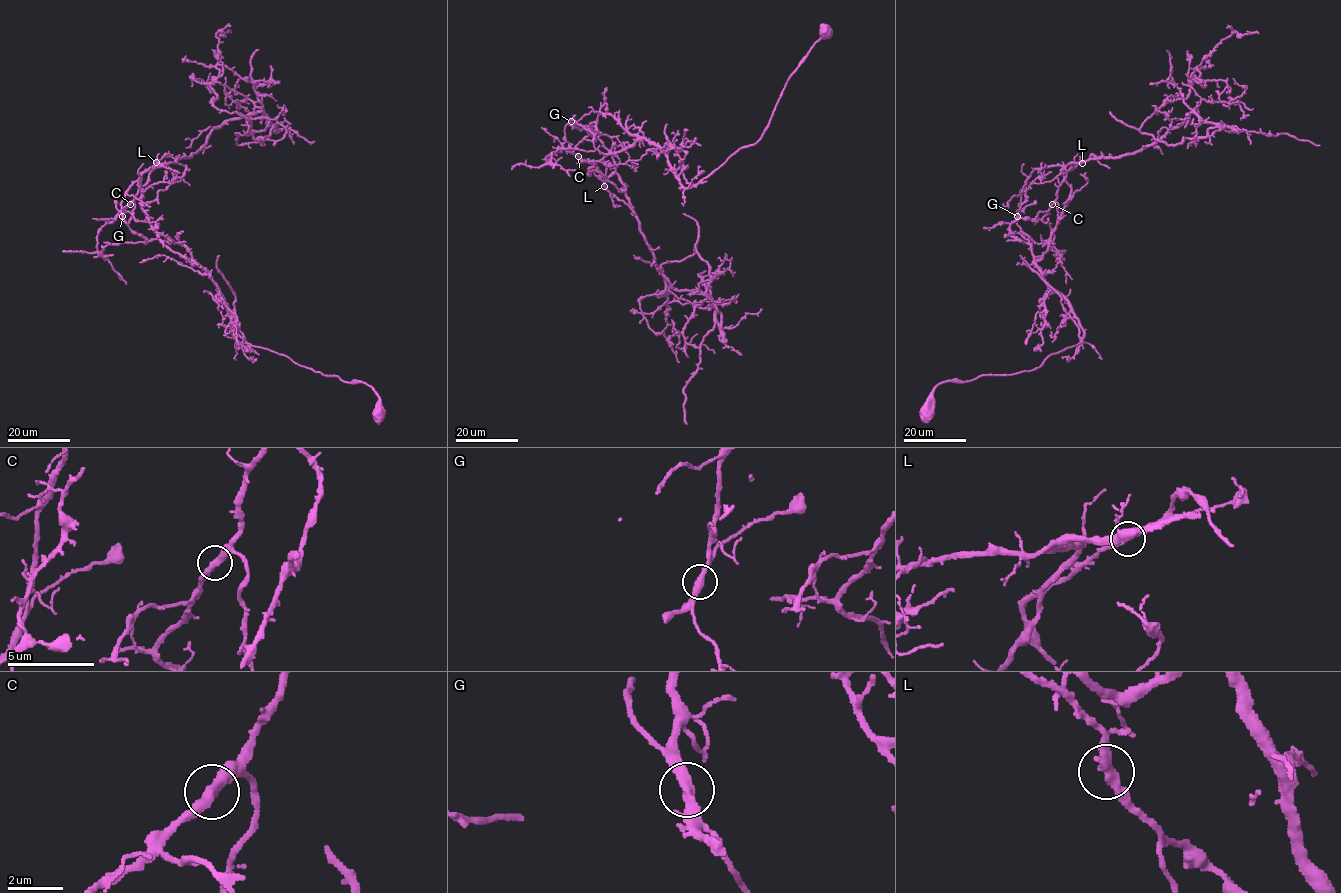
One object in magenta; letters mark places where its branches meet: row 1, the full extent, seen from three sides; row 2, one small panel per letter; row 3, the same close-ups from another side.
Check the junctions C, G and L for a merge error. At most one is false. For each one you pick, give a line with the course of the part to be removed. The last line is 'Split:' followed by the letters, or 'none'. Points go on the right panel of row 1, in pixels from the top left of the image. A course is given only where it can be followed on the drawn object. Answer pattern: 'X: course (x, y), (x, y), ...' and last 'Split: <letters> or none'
G: course (1017, 216), (1035, 169), (1131, 154), (1193, 112), (1224, 126), (1175, 145), (1139, 130), (1222, 40), (1258, 33)
Split: G

